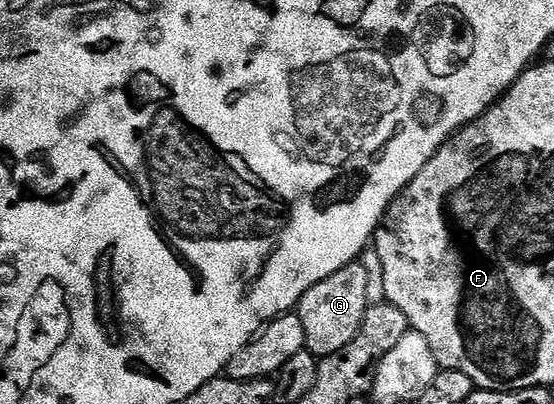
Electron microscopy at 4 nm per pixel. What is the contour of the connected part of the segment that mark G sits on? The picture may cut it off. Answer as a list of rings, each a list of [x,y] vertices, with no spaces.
[[[355,261],[339,268],[339,272],[327,276],[327,280],[319,280],[319,284],[307,288],[297,302],[295,313],[303,324],[305,349],[318,360],[339,352],[357,335],[371,305],[369,276],[361,265],[360,261]]]

